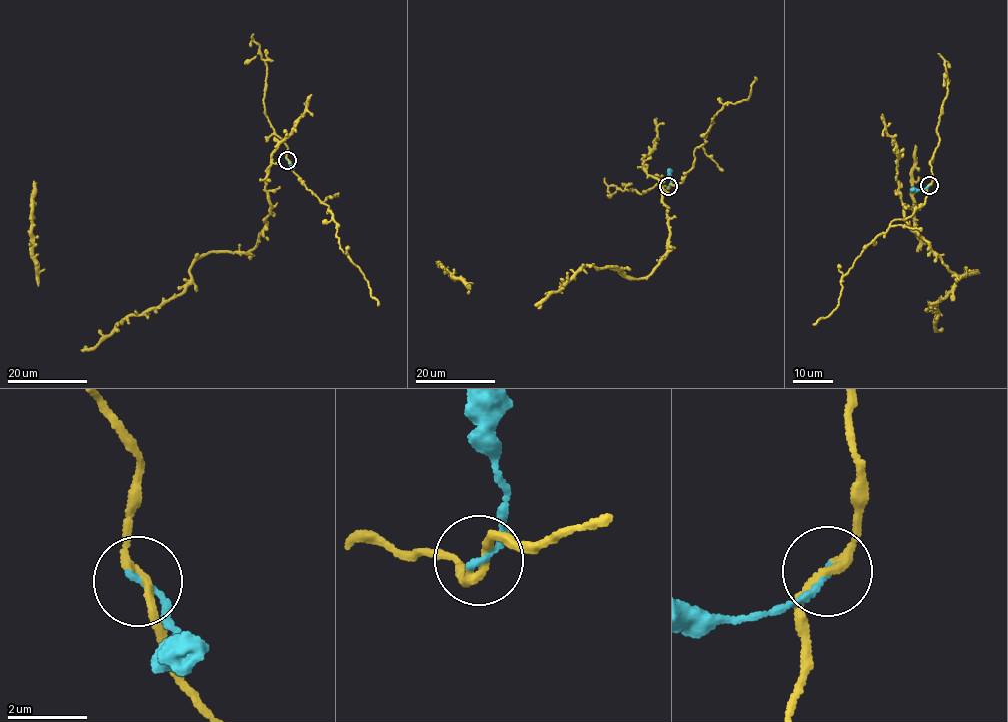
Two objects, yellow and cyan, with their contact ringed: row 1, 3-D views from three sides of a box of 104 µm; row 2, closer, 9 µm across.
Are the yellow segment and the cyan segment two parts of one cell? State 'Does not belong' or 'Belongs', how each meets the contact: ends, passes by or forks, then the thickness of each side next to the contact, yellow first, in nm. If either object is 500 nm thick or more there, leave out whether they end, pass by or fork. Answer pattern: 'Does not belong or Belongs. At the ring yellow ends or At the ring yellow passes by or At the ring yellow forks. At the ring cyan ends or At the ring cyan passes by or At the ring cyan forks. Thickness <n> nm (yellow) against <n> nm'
Belongs. At the ring yellow passes by. At the ring cyan ends. Thickness 200 nm (yellow) against 160 nm

